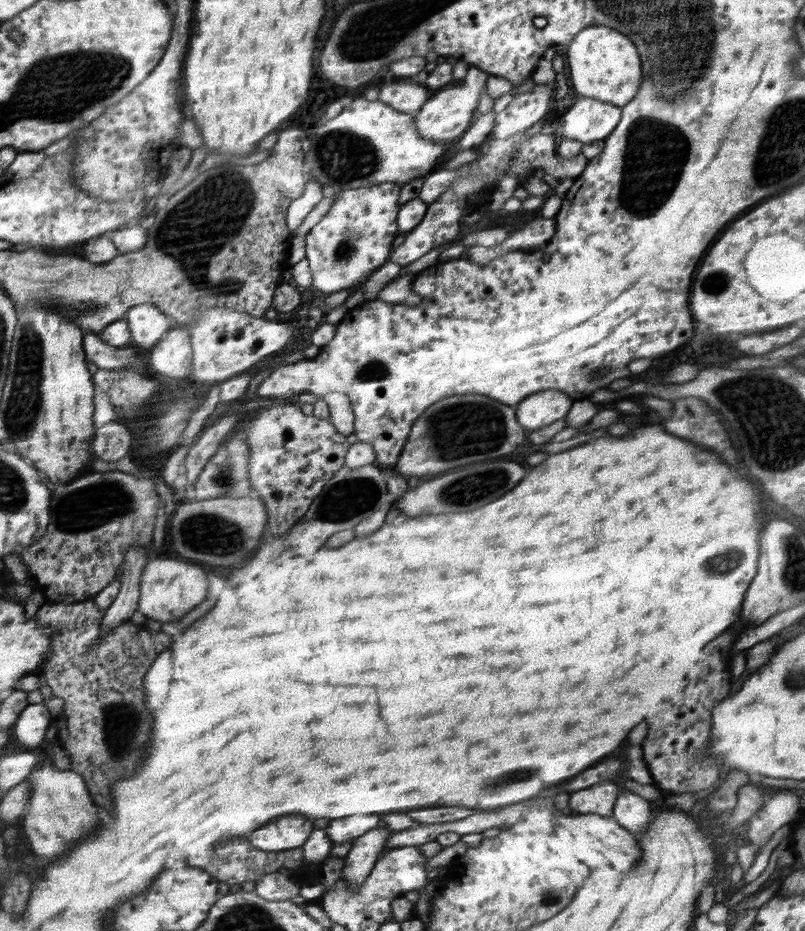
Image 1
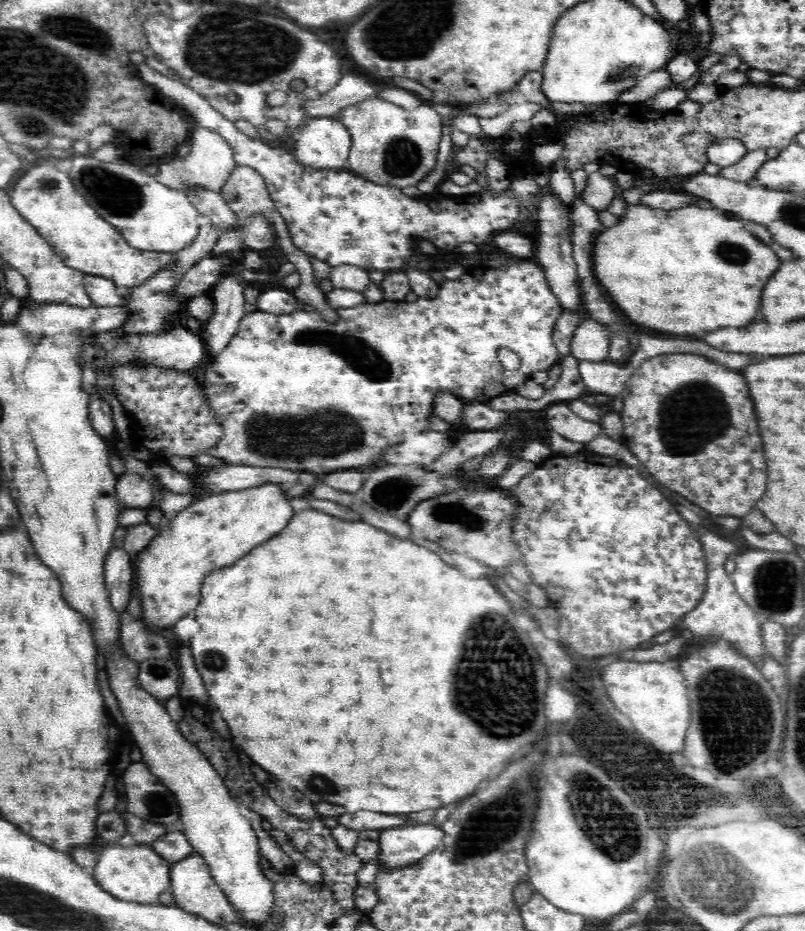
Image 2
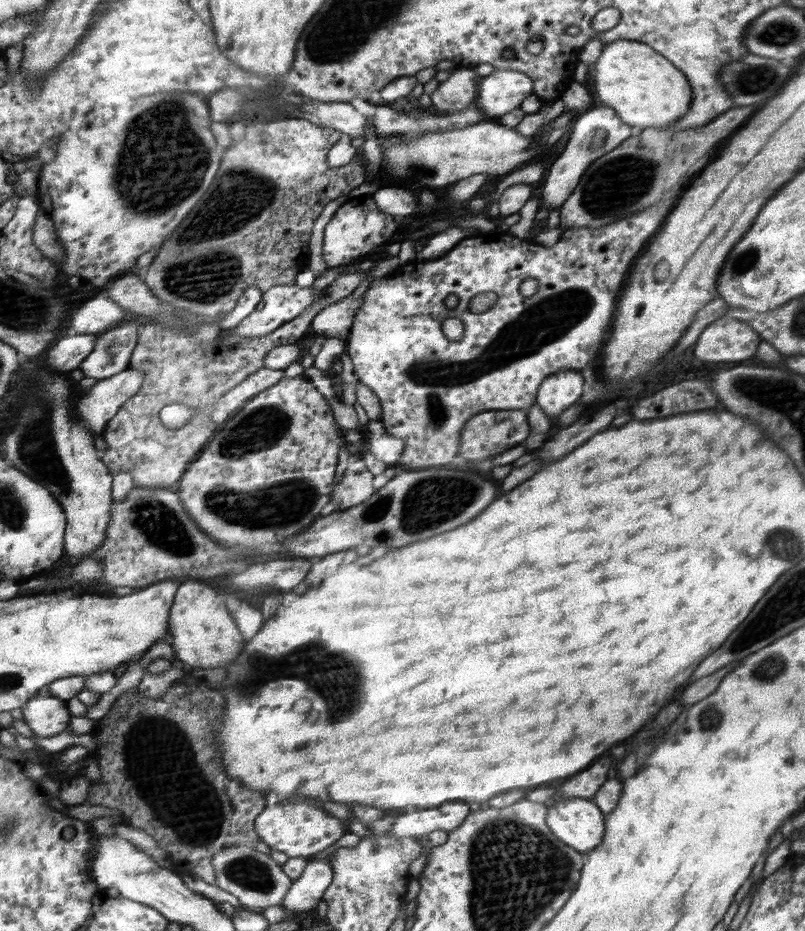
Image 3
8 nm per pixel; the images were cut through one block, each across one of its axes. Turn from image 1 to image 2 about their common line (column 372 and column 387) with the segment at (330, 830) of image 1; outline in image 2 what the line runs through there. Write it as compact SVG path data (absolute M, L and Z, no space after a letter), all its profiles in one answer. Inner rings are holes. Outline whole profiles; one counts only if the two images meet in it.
M360 810L360 812L354 812L354 814L343 813L336 819L338 820L338 824L355 831L374 829L382 832L389 828L410 825L410 822L404 820L402 816L380 814L380 812L370 812L370 810Z

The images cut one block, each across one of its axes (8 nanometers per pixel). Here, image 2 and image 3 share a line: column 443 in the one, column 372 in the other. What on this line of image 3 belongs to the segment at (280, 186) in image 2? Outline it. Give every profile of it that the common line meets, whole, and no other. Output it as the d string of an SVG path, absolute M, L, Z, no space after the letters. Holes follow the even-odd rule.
M372 196L349 199L335 213L324 230L322 257L328 269L350 266L358 262L373 248L386 242L396 230L392 215L381 210Z

